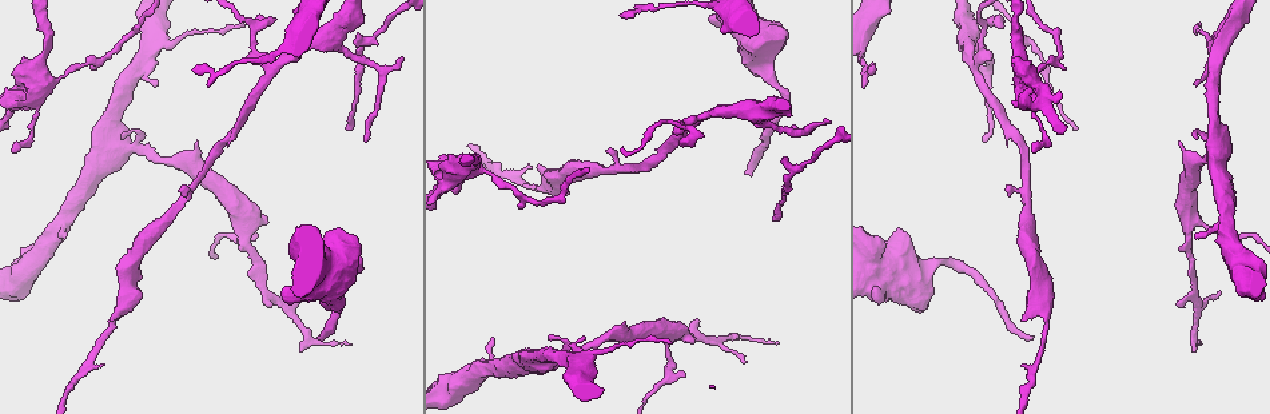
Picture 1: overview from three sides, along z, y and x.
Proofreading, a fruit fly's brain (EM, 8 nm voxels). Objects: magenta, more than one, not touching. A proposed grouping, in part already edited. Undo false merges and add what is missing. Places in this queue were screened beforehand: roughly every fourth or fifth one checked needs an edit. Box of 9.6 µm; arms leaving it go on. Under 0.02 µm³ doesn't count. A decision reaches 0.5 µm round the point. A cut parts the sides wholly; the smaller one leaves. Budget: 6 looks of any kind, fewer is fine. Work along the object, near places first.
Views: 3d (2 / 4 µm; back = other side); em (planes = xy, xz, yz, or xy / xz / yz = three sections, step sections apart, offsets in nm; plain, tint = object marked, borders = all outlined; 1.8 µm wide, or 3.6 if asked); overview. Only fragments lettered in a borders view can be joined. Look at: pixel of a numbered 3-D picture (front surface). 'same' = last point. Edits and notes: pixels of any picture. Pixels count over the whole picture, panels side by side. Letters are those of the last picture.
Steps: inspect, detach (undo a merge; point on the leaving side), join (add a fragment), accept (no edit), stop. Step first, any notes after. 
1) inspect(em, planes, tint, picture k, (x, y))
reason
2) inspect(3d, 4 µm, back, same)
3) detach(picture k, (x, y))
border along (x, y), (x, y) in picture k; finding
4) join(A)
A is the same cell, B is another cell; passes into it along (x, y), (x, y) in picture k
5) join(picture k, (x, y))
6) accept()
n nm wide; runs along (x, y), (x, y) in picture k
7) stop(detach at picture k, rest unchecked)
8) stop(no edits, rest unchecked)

inspect(em, planes, tint, picture 1, (271, 77))
a fork

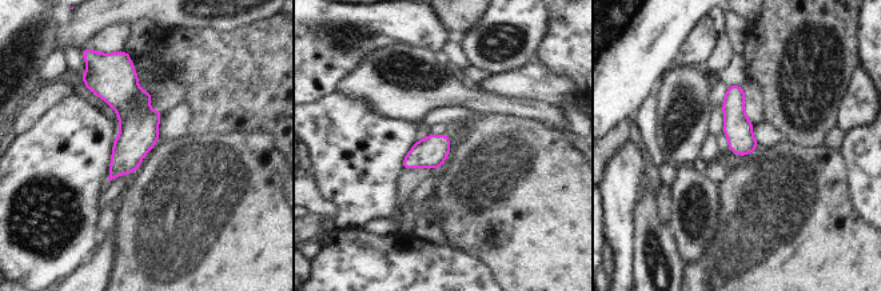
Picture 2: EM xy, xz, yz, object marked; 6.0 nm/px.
inspect(em, planes, borders, same)
see the neighbours

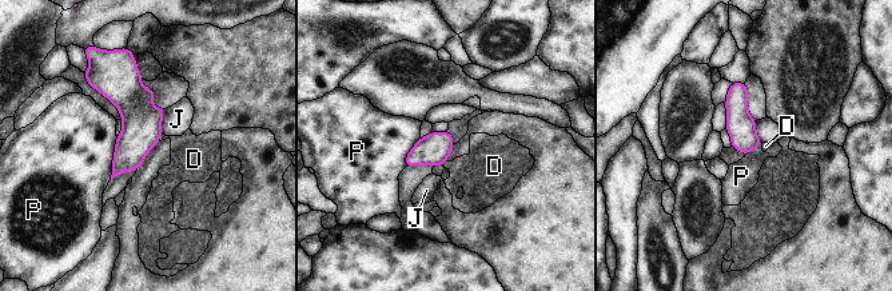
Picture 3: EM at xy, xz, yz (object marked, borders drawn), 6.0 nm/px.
accept()
D, J and P are other cells; runs along (132, 66), (132, 146), (115, 171) in picture 3; all the same neuron

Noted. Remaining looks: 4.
inspect(3d, 2 µm, picture 1, (1009, 194))
branch stops here

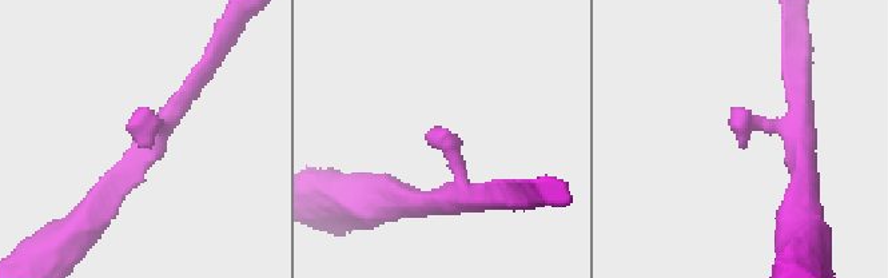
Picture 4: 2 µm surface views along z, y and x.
inspect(em, planes, tint, picture 4, (139, 144))

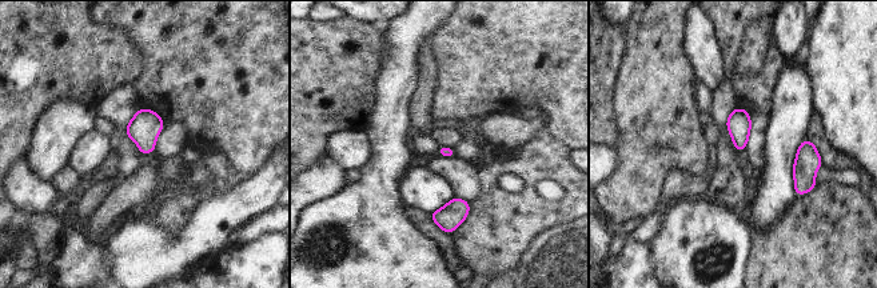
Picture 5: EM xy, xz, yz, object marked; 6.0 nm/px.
inspect(em, planes, borders, same)

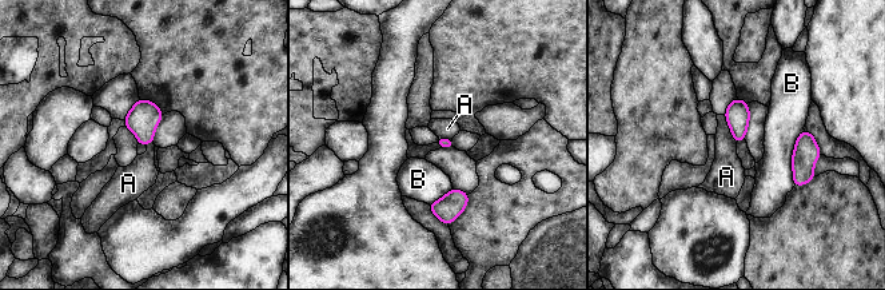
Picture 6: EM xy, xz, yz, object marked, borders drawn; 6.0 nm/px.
accept()
A and B are other cells; no lettered fragment goes on from it

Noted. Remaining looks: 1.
stop(no edits, rest unchecked)

